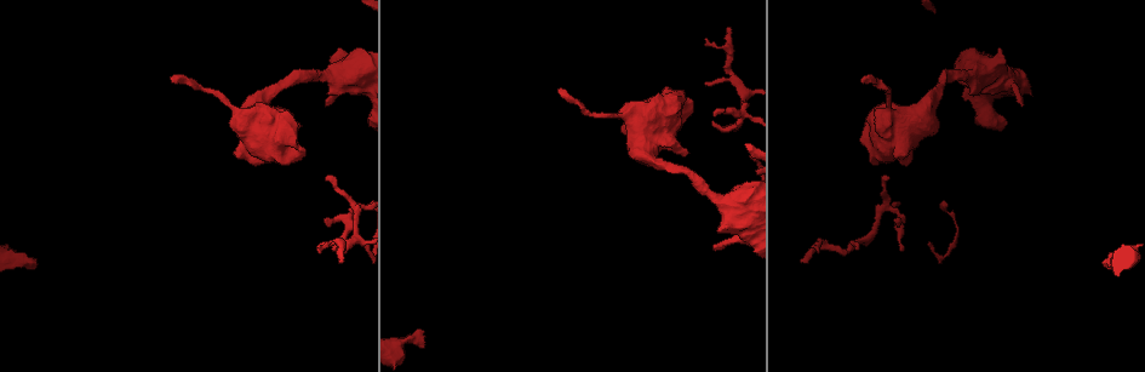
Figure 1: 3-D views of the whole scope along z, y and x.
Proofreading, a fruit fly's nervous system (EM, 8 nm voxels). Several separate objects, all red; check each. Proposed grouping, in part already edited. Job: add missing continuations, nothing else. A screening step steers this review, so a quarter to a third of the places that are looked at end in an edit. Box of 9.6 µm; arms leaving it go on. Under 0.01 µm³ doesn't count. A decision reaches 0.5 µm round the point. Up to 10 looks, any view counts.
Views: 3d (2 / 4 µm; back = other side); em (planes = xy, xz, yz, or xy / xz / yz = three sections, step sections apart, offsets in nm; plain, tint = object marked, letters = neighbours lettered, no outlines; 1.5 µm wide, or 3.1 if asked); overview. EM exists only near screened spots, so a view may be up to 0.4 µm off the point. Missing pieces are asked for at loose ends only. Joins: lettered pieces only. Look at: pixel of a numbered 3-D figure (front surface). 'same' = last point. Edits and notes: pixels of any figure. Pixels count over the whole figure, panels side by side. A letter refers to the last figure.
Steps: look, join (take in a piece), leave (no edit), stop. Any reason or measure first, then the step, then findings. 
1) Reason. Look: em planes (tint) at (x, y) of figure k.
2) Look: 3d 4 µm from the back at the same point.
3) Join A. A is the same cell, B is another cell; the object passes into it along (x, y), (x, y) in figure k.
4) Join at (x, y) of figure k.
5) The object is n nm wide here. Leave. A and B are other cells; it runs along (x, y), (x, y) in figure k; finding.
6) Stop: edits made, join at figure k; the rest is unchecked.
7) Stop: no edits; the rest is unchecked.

Branch stops here. Look: em planes (letters) at (327, 179) of figure 1.

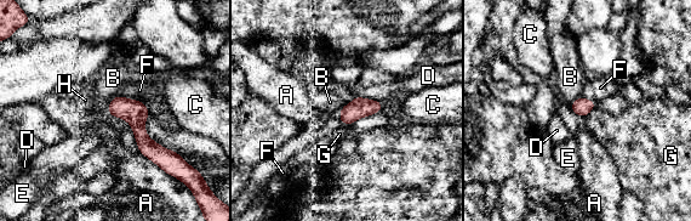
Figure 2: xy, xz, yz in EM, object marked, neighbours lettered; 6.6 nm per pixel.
Leave. A, B, C, D, E, F, G and H are other cells; it runs along (118, 98), (170, 158) in figure 2; none of them fits.

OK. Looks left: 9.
Look: em planes (letters) at (894, 154) of figure 1.

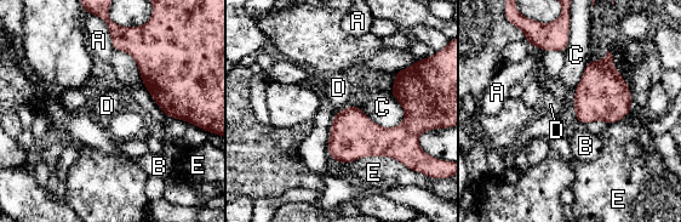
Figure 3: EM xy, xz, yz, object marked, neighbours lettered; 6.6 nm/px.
Leave. A, B, C, D and E are other cells; a border runs along (405, 109), (394, 126), (365, 114) in figure 3; none of them fits.

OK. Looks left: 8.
Stops while still wide. Look: em yz step 8 (letters) at (1000, 51) of figure 1.

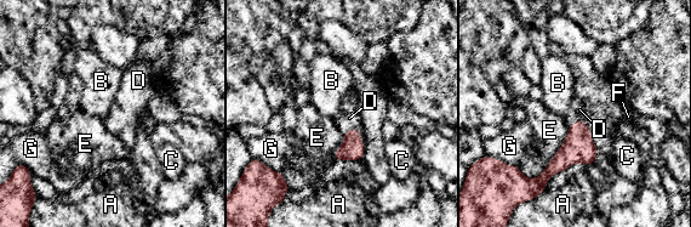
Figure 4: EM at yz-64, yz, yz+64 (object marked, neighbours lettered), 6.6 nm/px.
Cut it another way. Look: em xz step 4 (letters) at the same point.

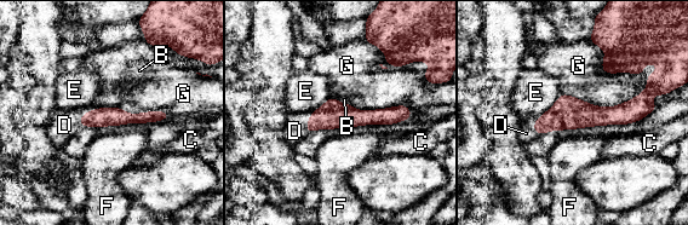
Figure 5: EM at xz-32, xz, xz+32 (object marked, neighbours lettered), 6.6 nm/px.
Join D. D is the same cell, B, C, E, F and G are other cells; the object passes into it along (567, 113), (533, 127), (526, 133) in figure 5; it goes on there.

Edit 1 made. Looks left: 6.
Stop: edits made, join at figure 5; the rest is unchecked.

